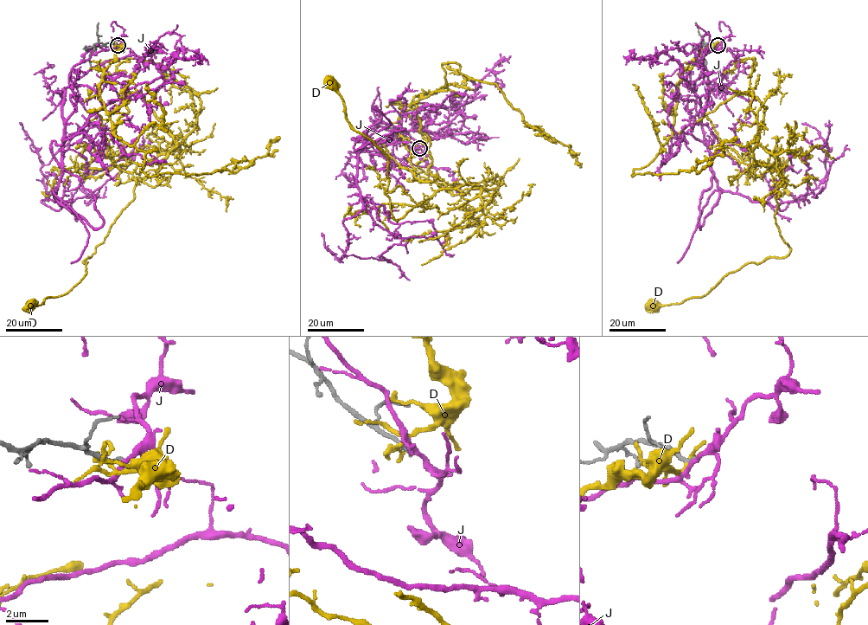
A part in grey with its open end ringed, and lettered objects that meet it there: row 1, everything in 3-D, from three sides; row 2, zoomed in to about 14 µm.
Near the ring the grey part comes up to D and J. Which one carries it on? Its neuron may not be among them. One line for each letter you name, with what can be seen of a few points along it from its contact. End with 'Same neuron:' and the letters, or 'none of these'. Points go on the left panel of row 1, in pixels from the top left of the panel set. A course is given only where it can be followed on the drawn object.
Same neuron: none of these

